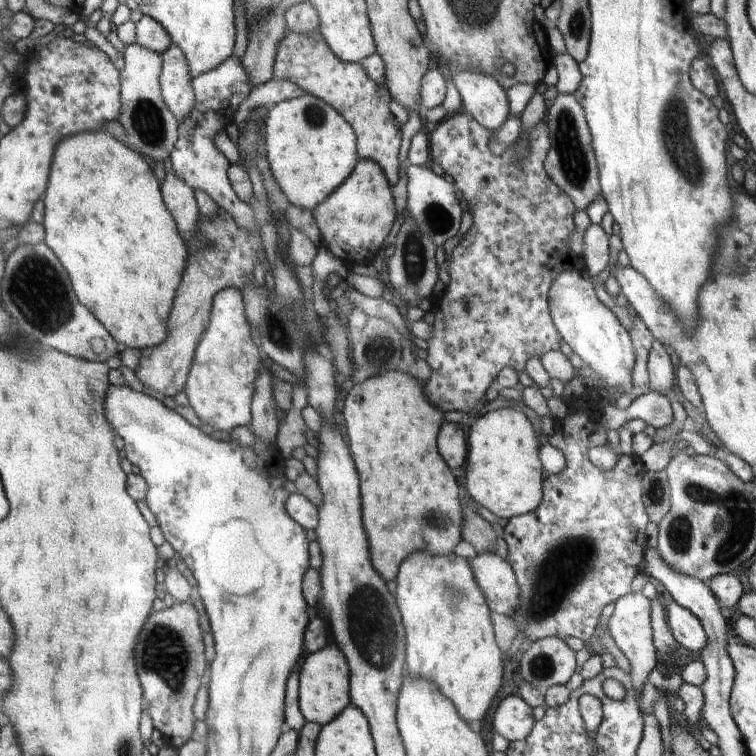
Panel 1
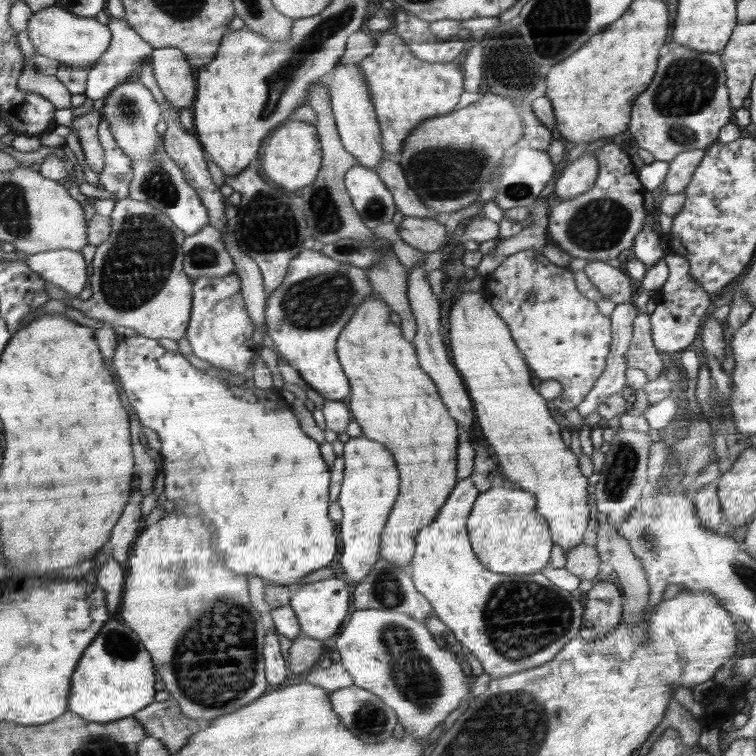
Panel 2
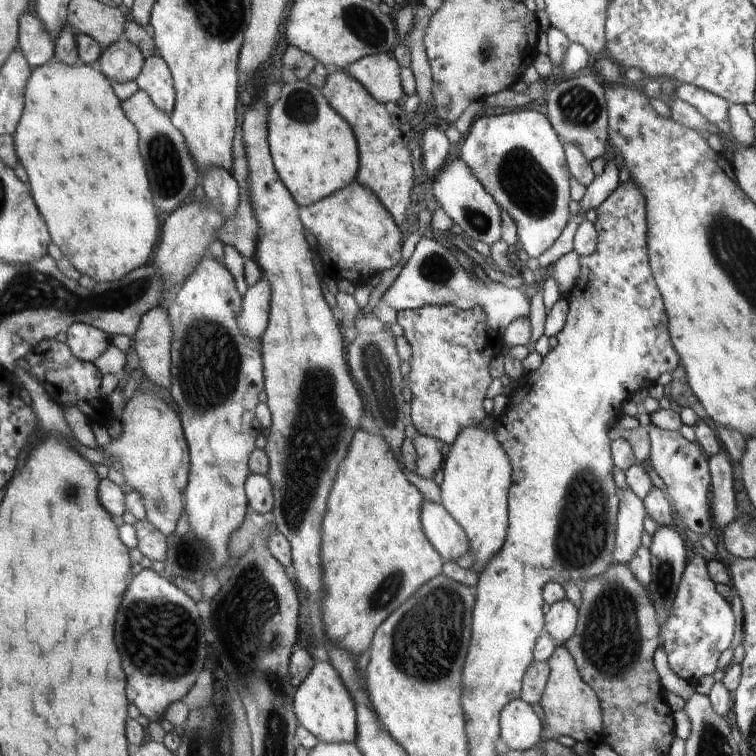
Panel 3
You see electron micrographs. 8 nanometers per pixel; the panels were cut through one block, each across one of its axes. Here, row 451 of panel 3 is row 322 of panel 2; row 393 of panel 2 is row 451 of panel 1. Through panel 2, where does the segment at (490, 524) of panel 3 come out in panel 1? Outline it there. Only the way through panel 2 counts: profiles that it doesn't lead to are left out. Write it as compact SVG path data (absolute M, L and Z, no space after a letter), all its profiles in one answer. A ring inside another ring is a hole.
M504 408L484 414L467 435L466 486L470 497L498 519L535 512L542 498L542 464L532 424L520 410Z

